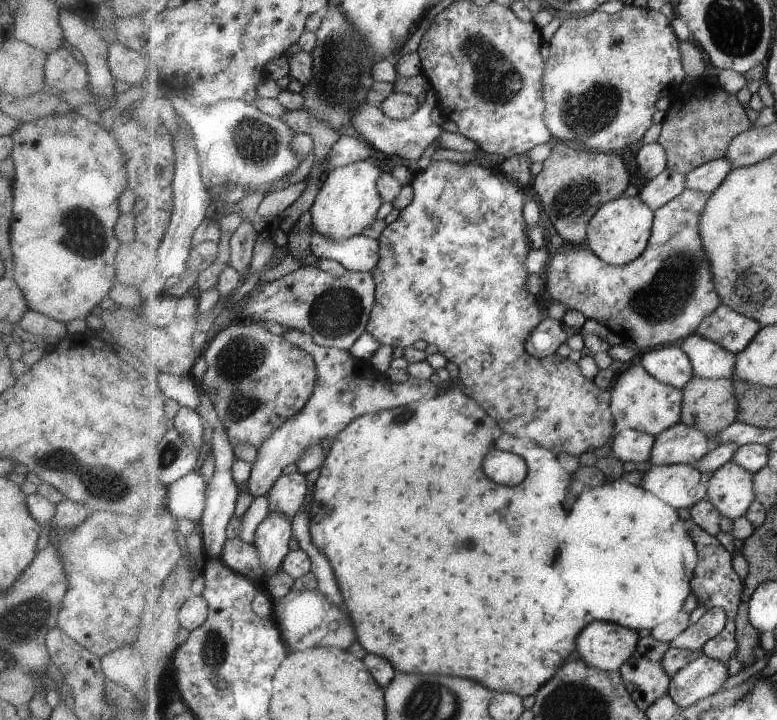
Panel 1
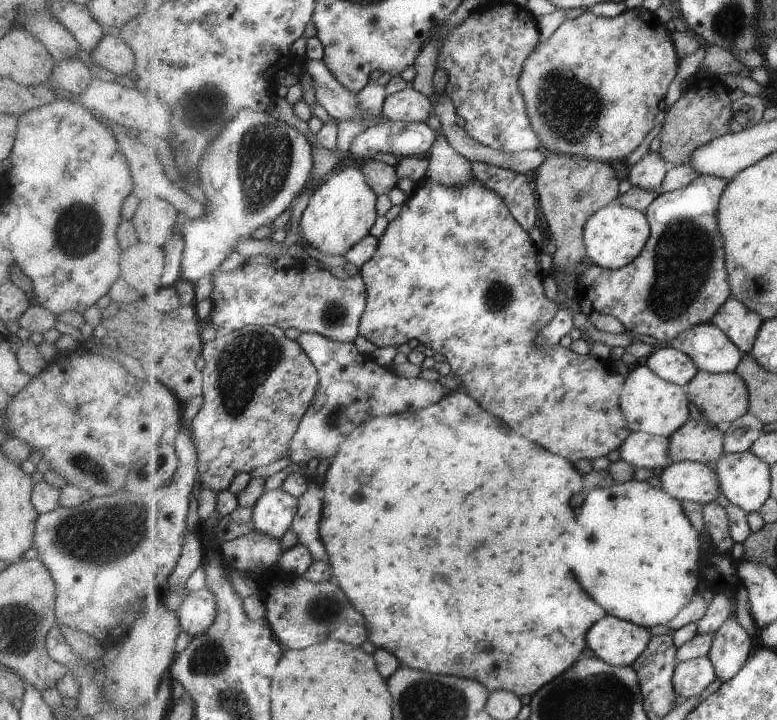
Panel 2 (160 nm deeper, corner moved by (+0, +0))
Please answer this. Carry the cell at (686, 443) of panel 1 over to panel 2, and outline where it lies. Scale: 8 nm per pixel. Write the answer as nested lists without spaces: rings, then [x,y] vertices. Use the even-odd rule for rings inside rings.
[[[695,414],[670,440],[670,460],[695,461],[707,464],[718,461],[725,453],[726,432],[721,432],[706,418]]]

